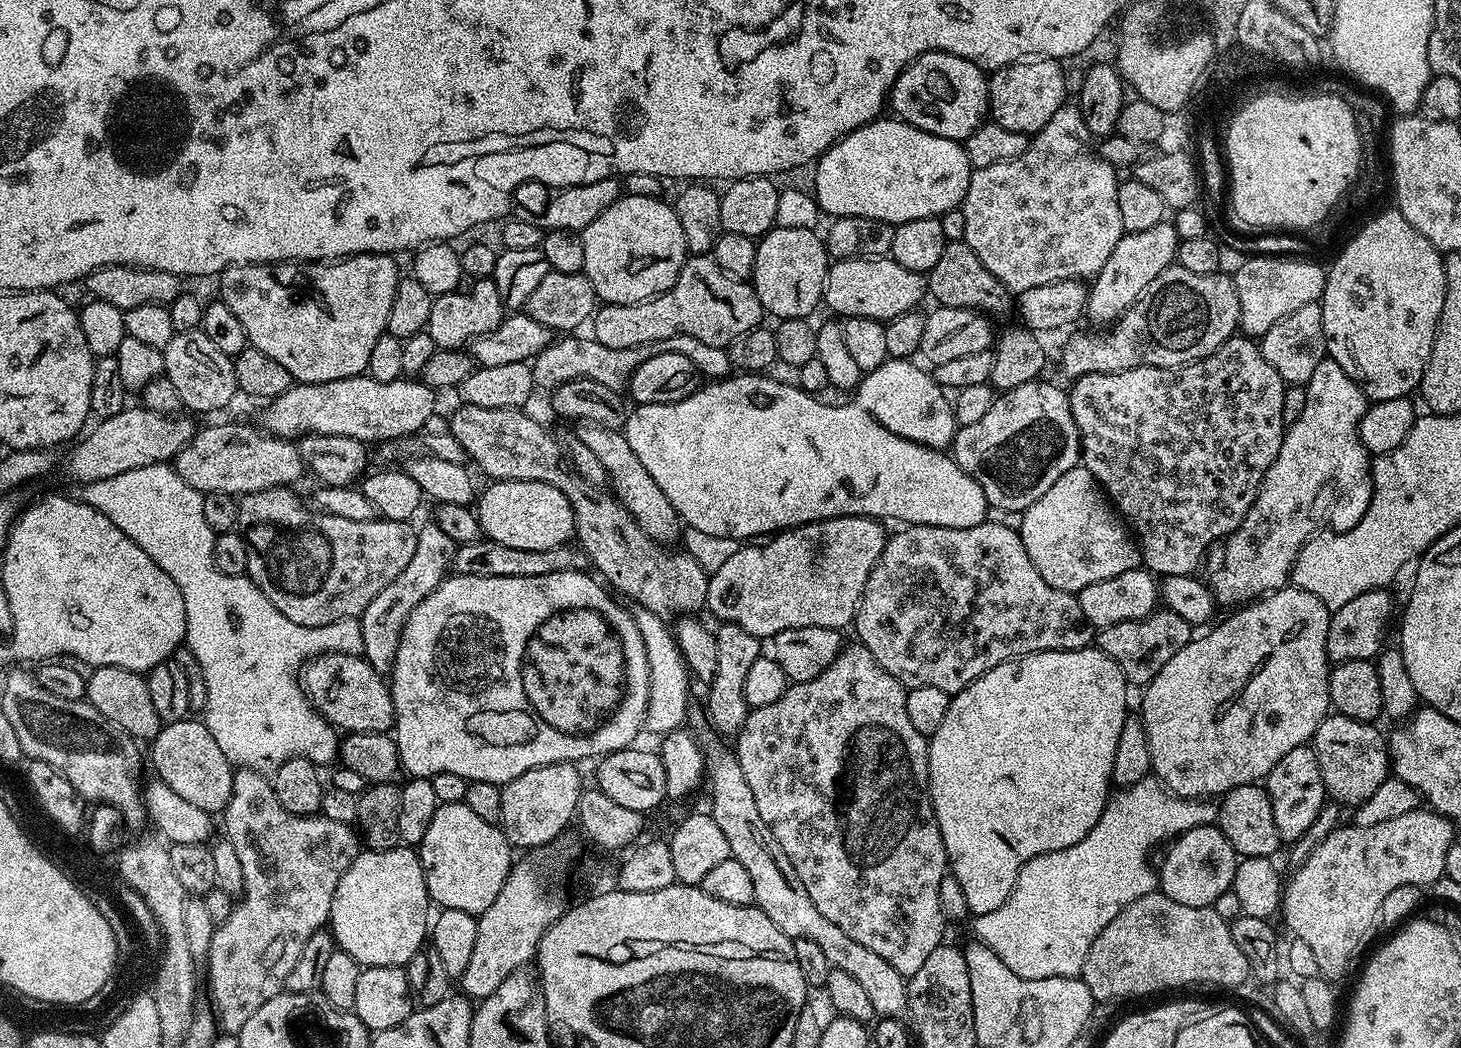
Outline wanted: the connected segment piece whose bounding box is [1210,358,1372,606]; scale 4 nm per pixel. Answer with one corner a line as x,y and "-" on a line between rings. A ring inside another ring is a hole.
1330,358
1318,362
1317,368
1314,369
1314,374
1310,374
1306,387
1306,406
1303,407
1302,414
1299,415
1298,420
1293,424
1287,425
1284,441
1278,450
1278,458
1274,458
1270,470
1266,470
1264,480
1260,484
1260,489
1256,495
1256,501
1250,506
1246,518
1242,518
1240,525
1232,531
1232,535
1223,541
1224,561
1221,562
1220,569
1213,574
1212,580
1210,579
1210,588
1215,595
1215,603
1217,605
1232,604
1231,606
1243,606
1269,592
1276,591
1277,588
1285,587
1292,575
1294,562
1306,541
1313,539
1321,529
1328,525
1331,525
1336,530
1351,528
1353,524
1357,524
1364,517
1366,510
1370,506
1370,498
1372,497
1372,466
1370,463
1370,453
1364,449
1360,441
1360,423
1364,417
1364,412
1368,409
1369,401
1366,399
1359,384
1348,377
1346,370
1342,370
1342,366
1338,366
1338,362
1334,362

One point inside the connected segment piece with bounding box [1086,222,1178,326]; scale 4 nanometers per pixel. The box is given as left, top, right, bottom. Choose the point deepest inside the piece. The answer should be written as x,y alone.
1140,256

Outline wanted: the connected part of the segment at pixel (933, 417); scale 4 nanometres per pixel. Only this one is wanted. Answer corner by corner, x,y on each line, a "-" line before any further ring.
889,359
875,370
865,373
853,391
850,403
853,409
864,409
894,434
916,441
928,448
947,449
957,430
949,397
935,377
912,364
911,359

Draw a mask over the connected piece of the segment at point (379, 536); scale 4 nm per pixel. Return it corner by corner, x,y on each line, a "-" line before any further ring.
288,486
270,488
252,492
240,500
238,531
246,542
248,579
256,583
290,622
298,622
298,626
326,626
342,618
359,618
366,606
370,606
370,602
406,570
410,558
414,558
417,529
411,528
413,525
406,520
394,522
377,518
370,522
350,522
350,518
318,512
305,501
304,505
292,491

